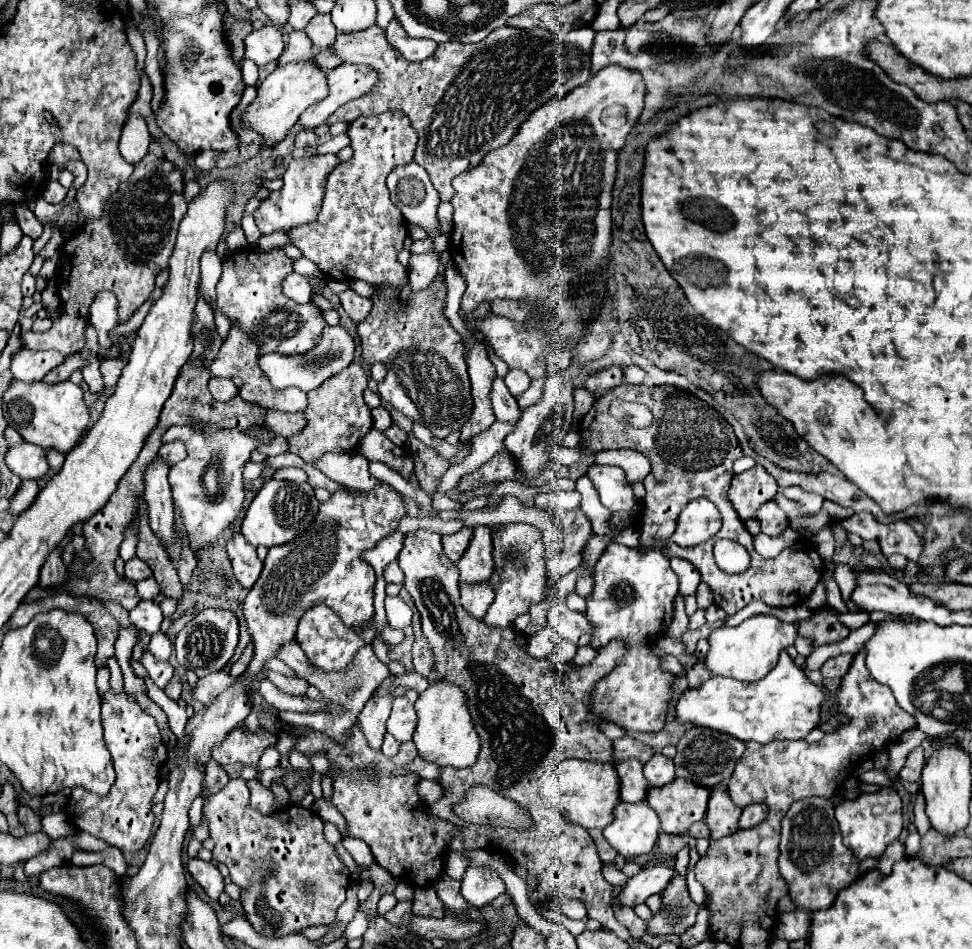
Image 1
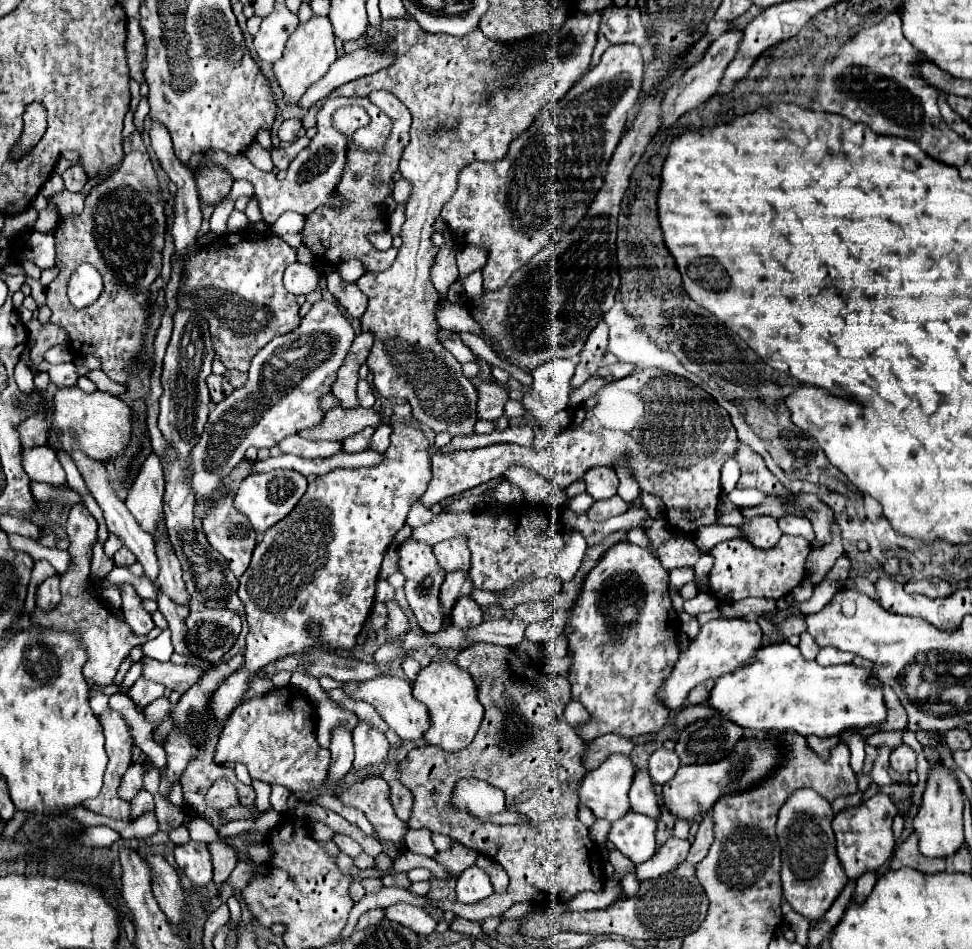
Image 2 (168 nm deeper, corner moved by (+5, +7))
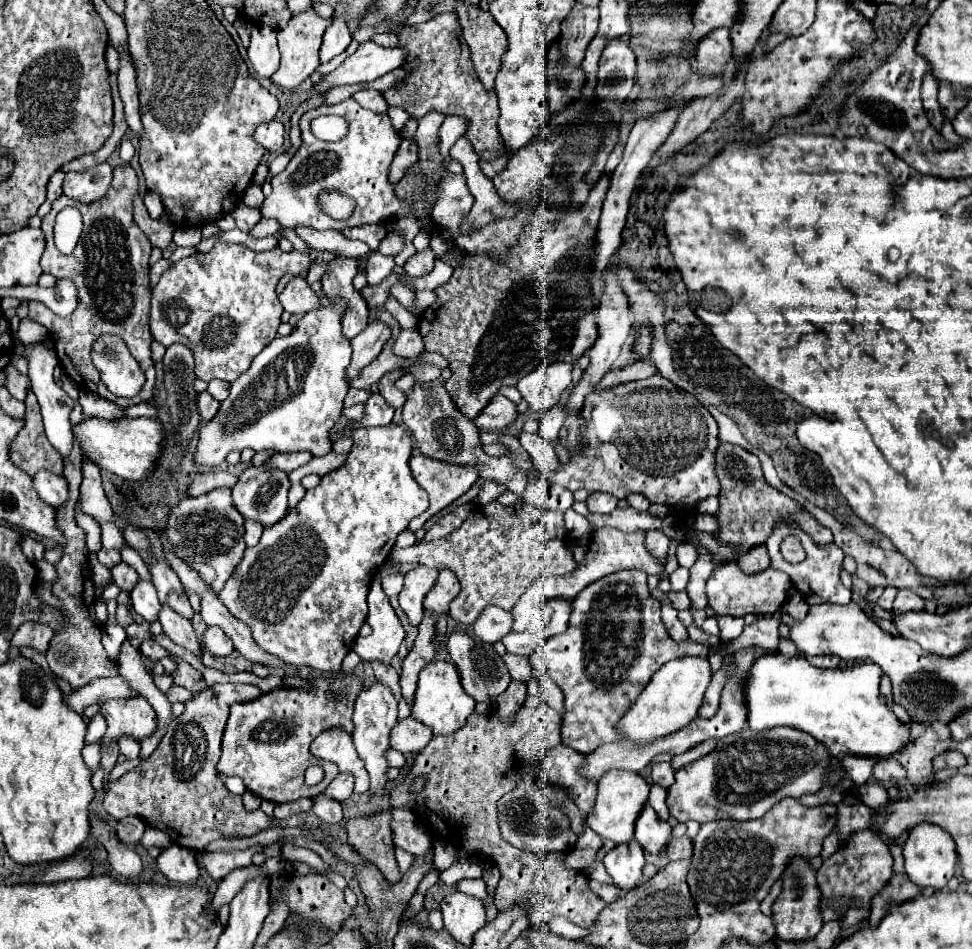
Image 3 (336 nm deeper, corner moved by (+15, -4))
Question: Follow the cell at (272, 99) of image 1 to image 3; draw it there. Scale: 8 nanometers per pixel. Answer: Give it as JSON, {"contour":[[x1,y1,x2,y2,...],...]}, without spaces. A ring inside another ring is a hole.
{"contour":[[306,9,288,21,288,25,278,33,278,47,282,53,282,61,278,71,272,75,272,83,276,83,282,89,296,89,306,77,310,77,316,71,316,67,320,65,318,53,320,53,322,35,330,23,332,19,320,17,314,9]]}

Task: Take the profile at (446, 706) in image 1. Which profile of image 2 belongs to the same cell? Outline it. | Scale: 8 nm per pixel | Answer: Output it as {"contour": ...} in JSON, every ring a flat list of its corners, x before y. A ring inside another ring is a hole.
{"contour":[[430,662,418,672,416,682,412,684,412,694,428,708,430,714,430,728,422,736,424,744,438,746,446,752,458,752,470,746,482,722,484,708,476,698,474,680,470,680,468,672,462,672,454,662]]}

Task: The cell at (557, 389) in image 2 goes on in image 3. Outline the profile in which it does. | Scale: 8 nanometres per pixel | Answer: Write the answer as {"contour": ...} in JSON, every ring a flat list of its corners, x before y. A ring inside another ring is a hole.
{"contour":[[564,361,540,365,516,383,516,389,530,405,530,413,544,413,560,401,572,383,572,369,574,365]]}

